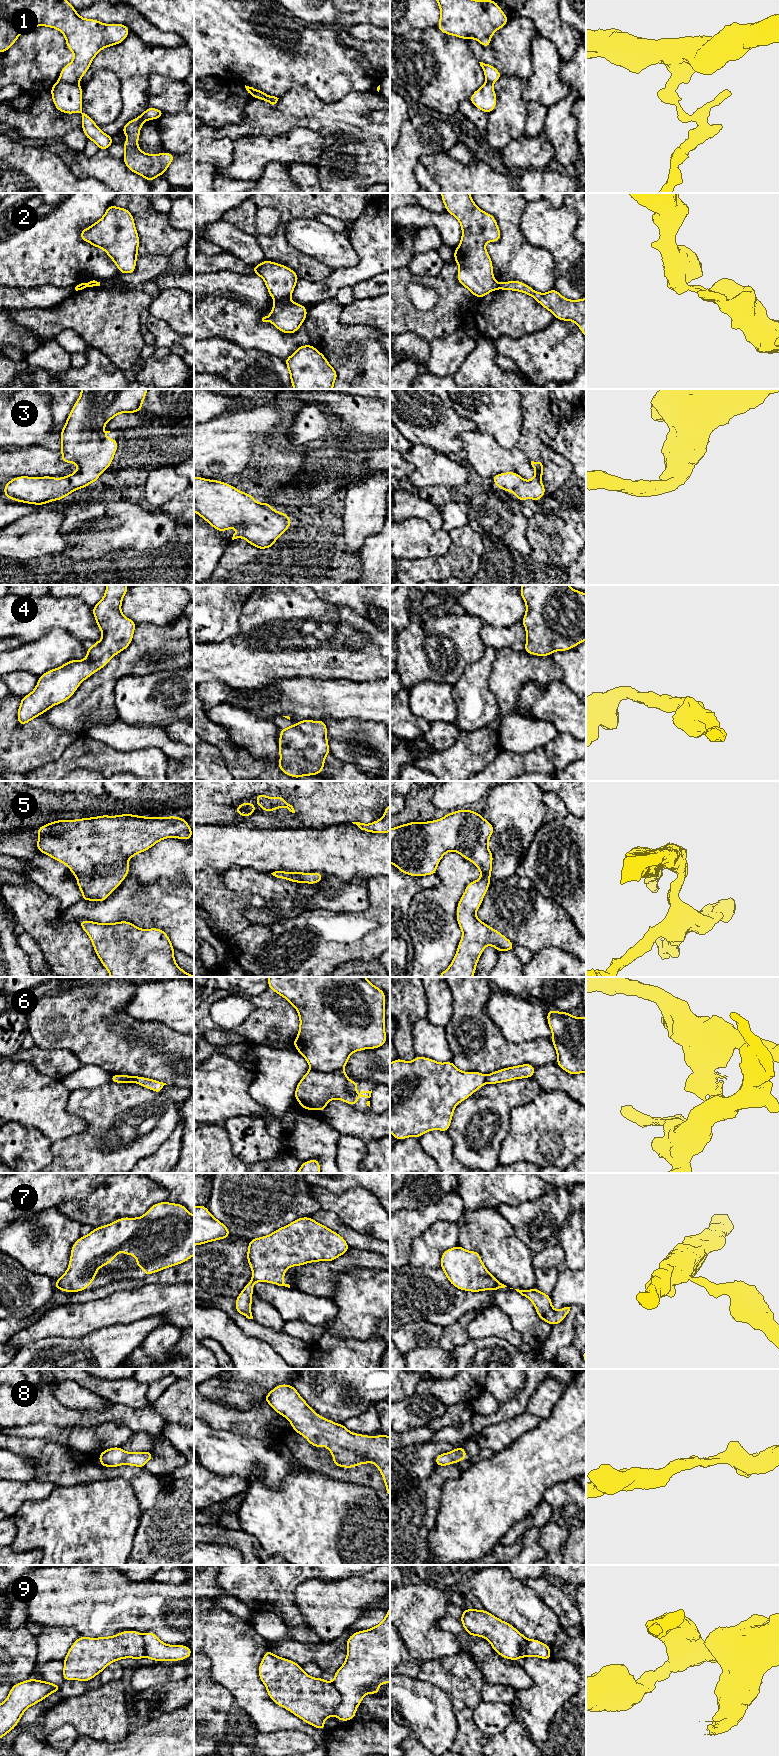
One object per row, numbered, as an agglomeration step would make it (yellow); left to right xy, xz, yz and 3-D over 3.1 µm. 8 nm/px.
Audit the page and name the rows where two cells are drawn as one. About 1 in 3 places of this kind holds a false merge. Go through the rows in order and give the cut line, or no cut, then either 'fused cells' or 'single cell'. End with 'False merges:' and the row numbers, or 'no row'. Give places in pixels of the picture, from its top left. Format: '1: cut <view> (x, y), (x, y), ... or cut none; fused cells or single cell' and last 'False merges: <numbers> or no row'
1: cut xy (59, 79), (77, 84); fused cells
2: cut xz (288, 299), (276, 301); fused cells
3: cut none; single cell
4: cut none; single cell
5: cut none; single cell
6: cut xz (341, 1068), (329, 1072), (310, 1070); fused cells
7: cut xz (251, 1279), (255, 1281); fused cells
8: cut none; single cell
9: cut xz (332, 1682), (341, 1698), (341, 1702), (336, 1707), (334, 1714); fused cells
False merges: 1, 2, 6, 7, 9

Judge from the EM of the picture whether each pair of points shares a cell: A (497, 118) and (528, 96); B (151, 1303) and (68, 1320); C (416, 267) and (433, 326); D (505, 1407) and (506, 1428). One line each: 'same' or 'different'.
A: different
B: same
C: different
D: different

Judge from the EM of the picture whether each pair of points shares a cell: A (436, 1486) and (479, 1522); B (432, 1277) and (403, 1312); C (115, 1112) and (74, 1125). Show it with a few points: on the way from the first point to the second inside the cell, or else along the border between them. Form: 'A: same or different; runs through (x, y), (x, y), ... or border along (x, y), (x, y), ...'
A: different; border along (460, 1476), (445, 1482), (437, 1514)
B: same; runs through (425, 1286), (408, 1303)
C: different; border along (66, 1108), (86, 1123), (83, 1132)

